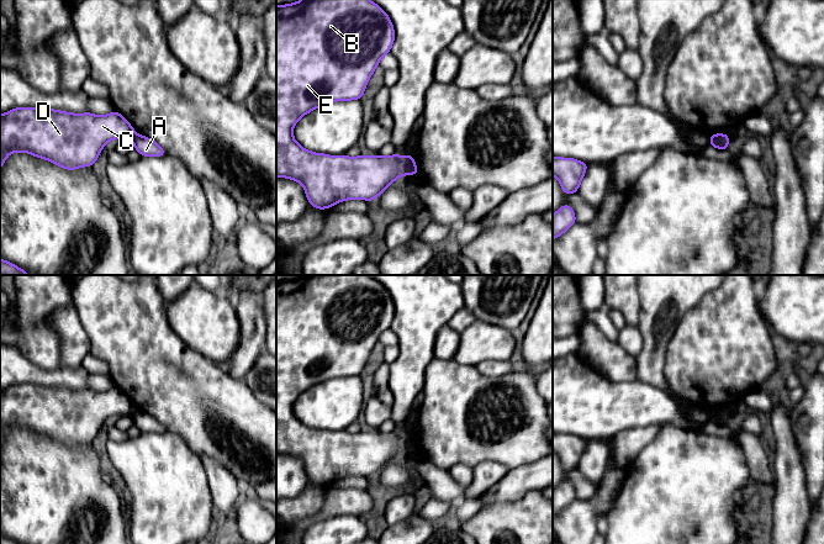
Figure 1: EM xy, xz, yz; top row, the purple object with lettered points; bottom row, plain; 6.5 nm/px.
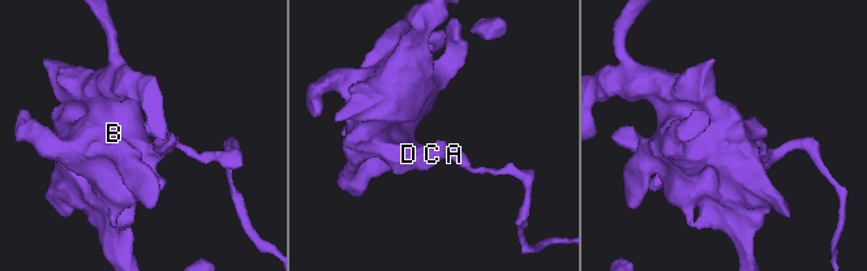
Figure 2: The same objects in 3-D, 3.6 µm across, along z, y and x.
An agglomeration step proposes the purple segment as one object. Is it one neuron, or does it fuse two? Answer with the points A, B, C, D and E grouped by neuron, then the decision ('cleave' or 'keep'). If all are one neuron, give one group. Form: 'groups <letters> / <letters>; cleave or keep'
groups A / B C D E; cleave

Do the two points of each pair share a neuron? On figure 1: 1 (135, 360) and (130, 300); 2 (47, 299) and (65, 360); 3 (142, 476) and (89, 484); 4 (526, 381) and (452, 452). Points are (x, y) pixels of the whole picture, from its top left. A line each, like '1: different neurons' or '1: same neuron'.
1: same neuron
2: different neurons
3: different neurons
4: same neuron

